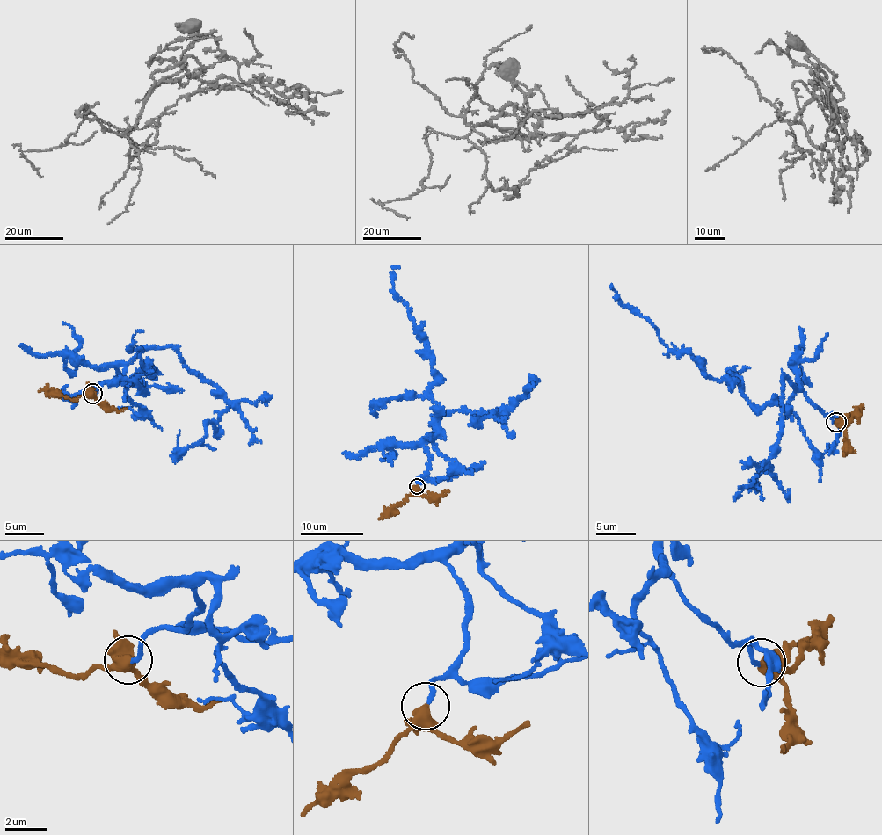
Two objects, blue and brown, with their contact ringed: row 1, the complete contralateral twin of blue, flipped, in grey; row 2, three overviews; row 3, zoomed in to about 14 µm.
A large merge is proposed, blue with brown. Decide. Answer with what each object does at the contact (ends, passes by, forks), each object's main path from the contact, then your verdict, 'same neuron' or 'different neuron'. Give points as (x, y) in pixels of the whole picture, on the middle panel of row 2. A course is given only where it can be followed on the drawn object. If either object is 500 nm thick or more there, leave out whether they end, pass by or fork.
blue ends; brown forks; course blue (417, 486), (437, 409), (427, 344), (396, 294), (397, 265); course brown (417, 486), (404, 503), (394, 505), (380, 519); same neuron

